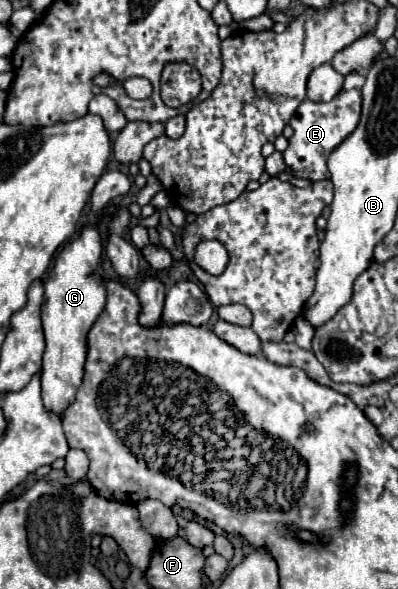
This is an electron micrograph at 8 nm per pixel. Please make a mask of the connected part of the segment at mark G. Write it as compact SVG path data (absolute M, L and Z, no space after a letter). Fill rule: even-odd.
M84 228L82 234L64 246L54 262L48 280L44 282L42 328L46 336L46 352L42 360L42 402L44 408L56 416L74 402L76 390L82 382L86 362L86 334L96 322L106 304L104 280L98 274L102 254L102 238L96 228Z

